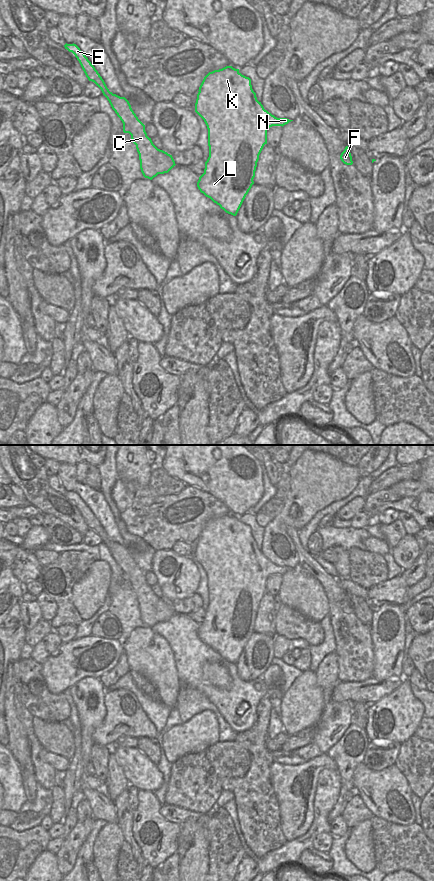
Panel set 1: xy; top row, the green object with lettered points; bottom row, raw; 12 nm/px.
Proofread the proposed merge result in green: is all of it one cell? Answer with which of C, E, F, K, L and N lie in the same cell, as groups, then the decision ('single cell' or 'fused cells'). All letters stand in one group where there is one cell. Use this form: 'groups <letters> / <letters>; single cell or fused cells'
groups C E F K L N; single cell

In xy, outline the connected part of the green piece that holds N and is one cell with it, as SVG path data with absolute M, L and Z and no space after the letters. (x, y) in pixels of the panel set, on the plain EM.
M232 514L209 520L204 525L198 539L195 560L204 568L208 577L209 605L205 610L204 621L199 625L197 635L226 661L236 664L254 632L253 627L259 603L264 593L267 592L267 578L272 574L283 575L293 568L277 566L265 558L252 537L251 527Z

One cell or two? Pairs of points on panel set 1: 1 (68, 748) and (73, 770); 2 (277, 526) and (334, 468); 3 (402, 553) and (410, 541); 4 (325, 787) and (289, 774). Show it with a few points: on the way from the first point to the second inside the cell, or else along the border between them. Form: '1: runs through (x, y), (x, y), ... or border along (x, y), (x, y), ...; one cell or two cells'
1: border along (75, 747), (75, 752), (69, 760); two cells
2: runs through (286, 508), (294, 494), (307, 491), (316, 482); one cell
3: runs through (405, 550), (408, 544); one cell
4: border along (334, 768), (324, 768), (319, 773), (312, 807); two cells

